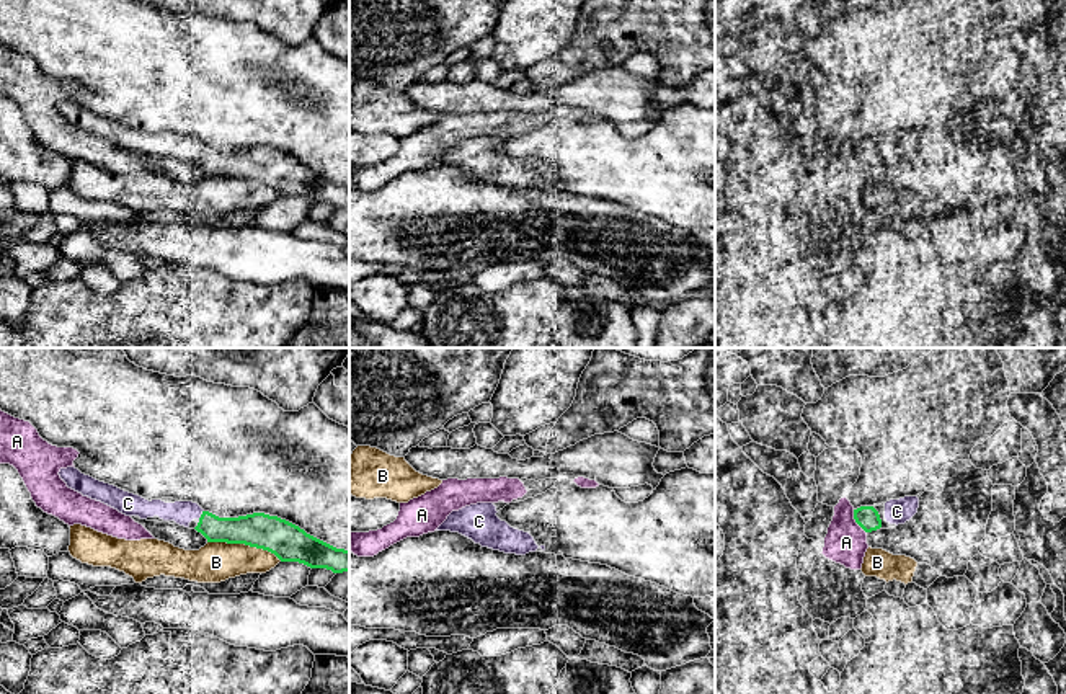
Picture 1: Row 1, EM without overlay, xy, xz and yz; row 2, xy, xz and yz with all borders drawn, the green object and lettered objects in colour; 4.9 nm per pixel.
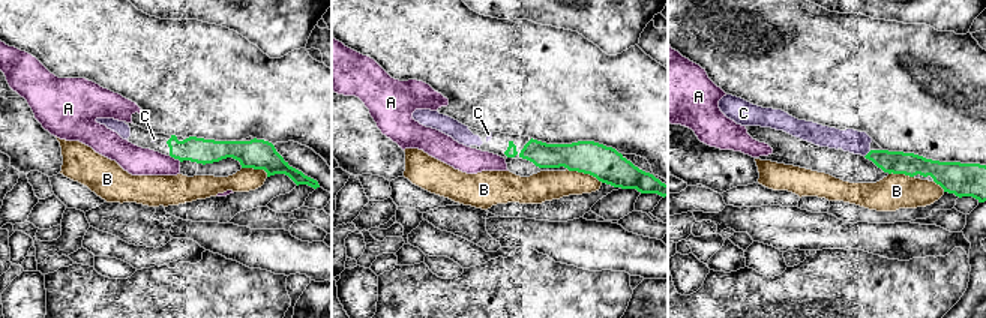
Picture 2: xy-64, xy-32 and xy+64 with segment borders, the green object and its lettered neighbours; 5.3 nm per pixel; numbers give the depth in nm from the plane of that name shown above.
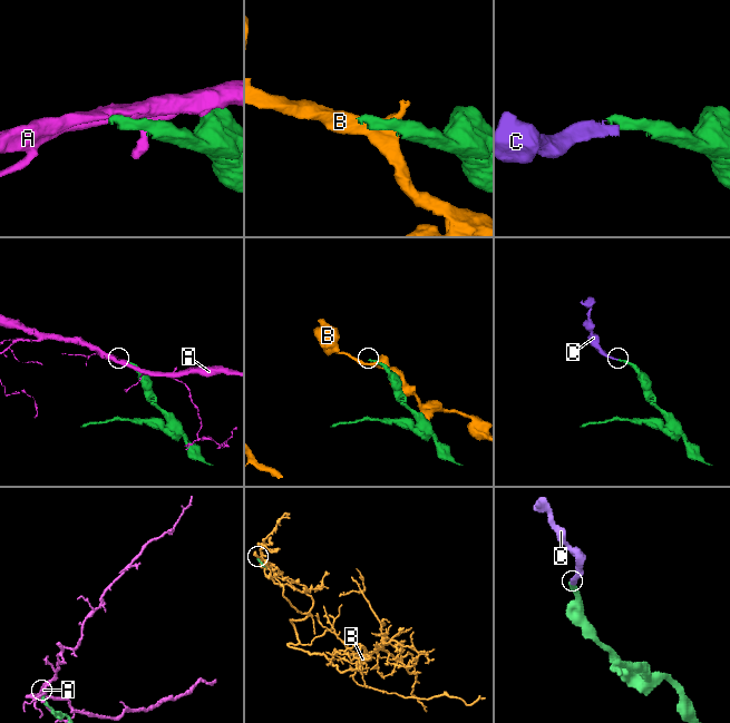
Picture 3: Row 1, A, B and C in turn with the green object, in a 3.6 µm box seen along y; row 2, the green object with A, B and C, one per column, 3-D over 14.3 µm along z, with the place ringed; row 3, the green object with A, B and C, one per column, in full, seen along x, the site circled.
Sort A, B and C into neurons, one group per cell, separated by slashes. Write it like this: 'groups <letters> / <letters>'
groups A / B / C

